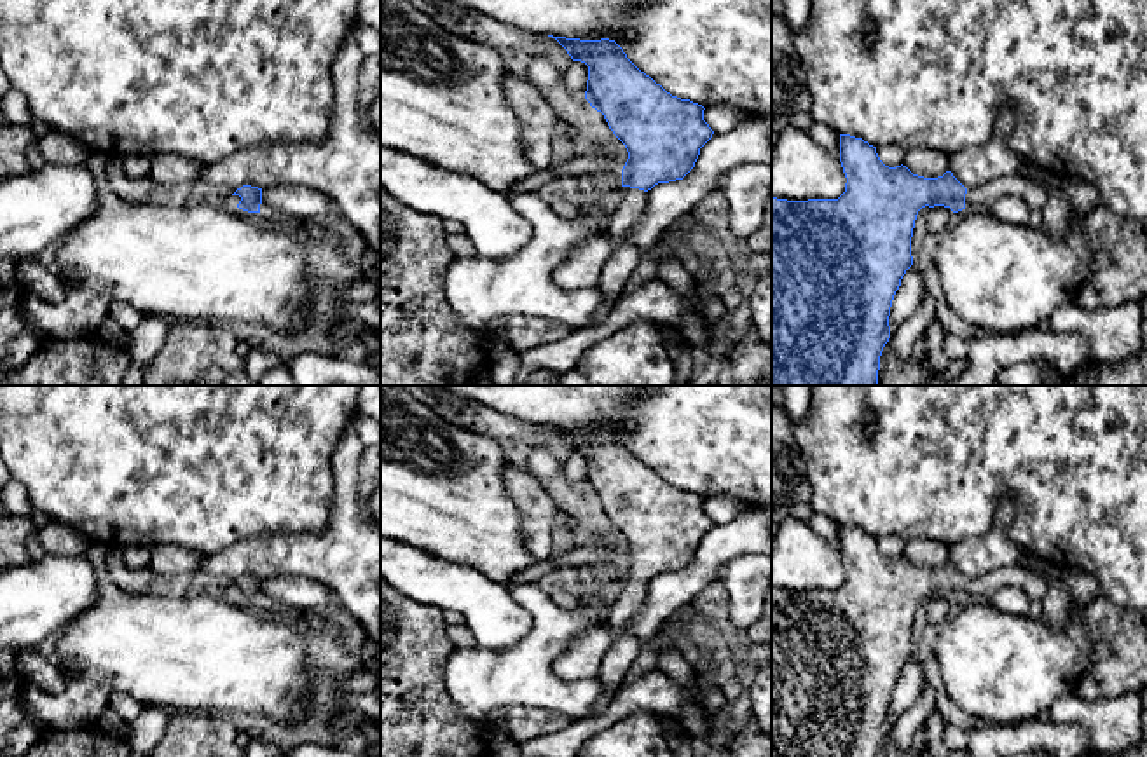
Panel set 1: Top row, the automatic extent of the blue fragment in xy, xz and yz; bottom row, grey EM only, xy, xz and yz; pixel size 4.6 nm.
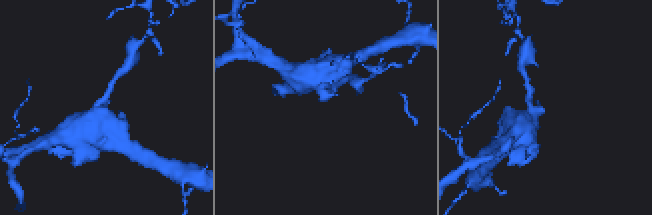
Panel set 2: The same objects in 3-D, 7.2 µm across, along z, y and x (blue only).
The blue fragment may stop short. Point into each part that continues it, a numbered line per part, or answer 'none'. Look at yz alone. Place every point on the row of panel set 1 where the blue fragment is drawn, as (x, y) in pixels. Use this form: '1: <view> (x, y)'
1: yz (1036, 194)

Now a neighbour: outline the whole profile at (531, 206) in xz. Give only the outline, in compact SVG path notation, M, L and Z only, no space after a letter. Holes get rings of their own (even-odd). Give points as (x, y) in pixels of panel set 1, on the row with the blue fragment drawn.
M615 188L604 202L592 201L574 218L559 216L536 192L512 197L512 208L534 227L534 235L525 248L503 260L478 255L452 260L445 293L461 324L484 330L499 317L522 314L555 319L576 330L590 326L602 305L601 293L560 290L552 272L576 244L602 234L595 223L611 209L618 192Z

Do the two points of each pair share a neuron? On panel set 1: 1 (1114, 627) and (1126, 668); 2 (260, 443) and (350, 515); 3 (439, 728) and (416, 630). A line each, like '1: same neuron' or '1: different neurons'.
1: same neuron
2: different neurons
3: same neuron

